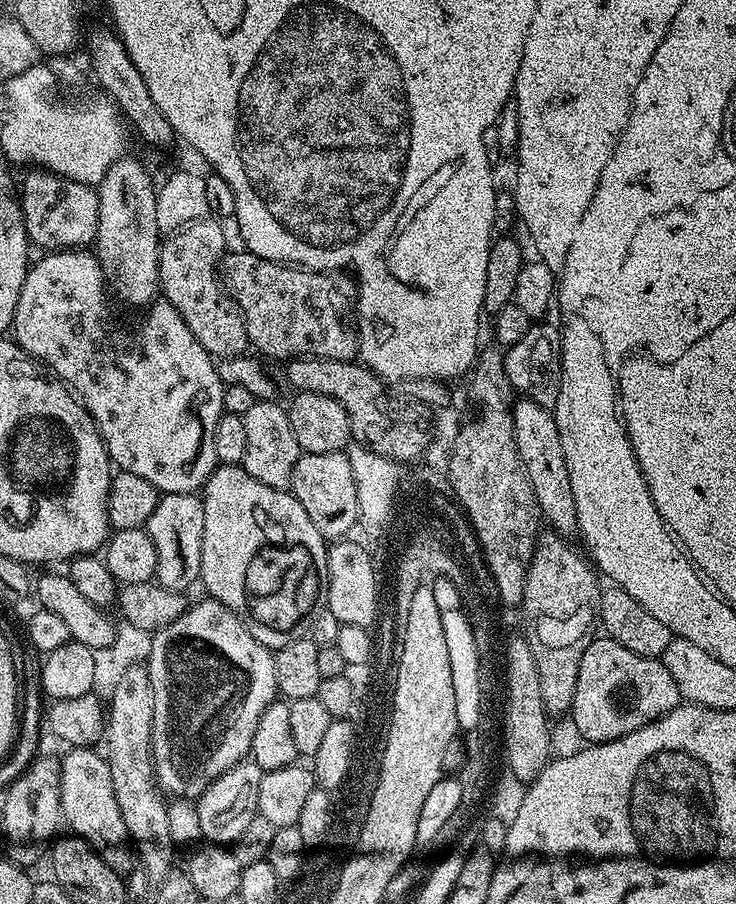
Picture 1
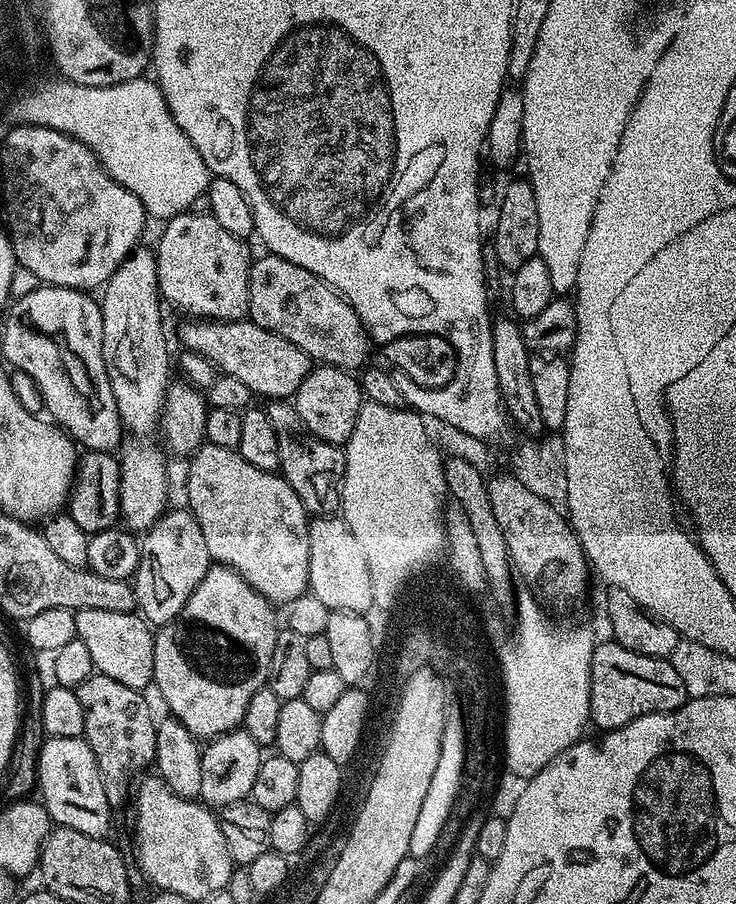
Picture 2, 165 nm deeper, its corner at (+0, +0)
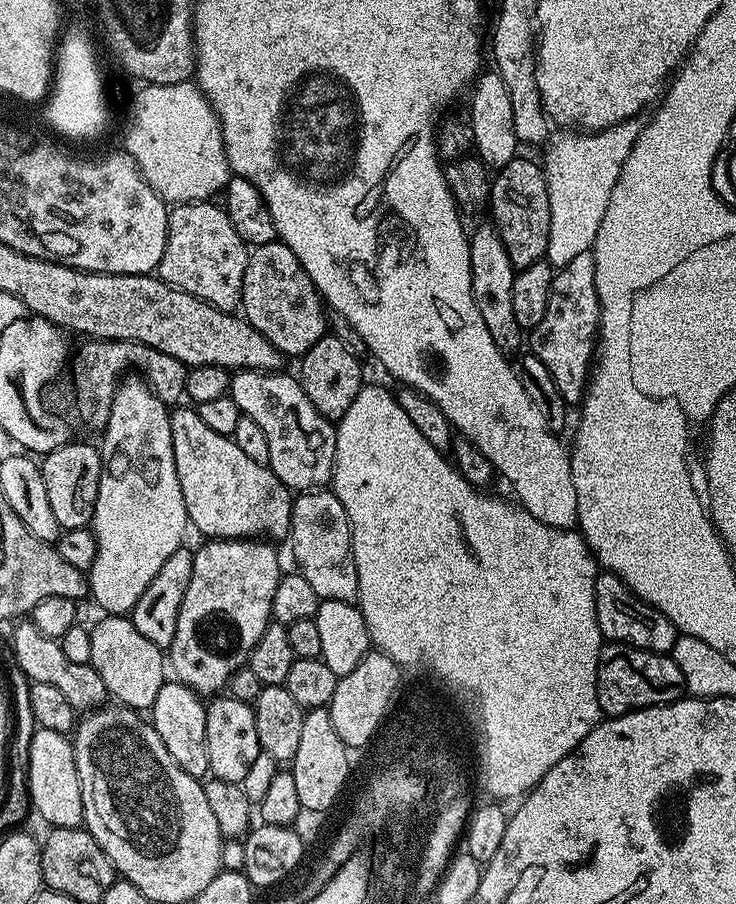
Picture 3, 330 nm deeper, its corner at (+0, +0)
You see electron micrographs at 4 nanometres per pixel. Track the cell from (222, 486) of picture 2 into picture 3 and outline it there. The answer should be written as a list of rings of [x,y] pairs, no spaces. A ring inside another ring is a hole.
[[[176,406],[170,412],[170,434],[174,442],[174,466],[178,470],[178,486],[182,486],[182,498],[186,502],[186,514],[188,515],[188,523],[193,529],[196,528],[201,532],[201,537],[215,538],[217,540],[242,540],[245,538],[276,538],[272,536],[289,535],[292,526],[292,501],[293,493],[272,473],[271,468],[267,464],[259,464],[253,462],[243,450],[238,450],[238,446],[234,443],[231,436],[223,436],[217,434],[215,430],[210,430],[210,426],[206,426],[206,422],[202,422],[202,418],[198,418],[195,407]]]

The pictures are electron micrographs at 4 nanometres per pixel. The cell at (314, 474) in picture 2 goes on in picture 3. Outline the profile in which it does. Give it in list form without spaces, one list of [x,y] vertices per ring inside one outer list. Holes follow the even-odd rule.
[[[236,370],[230,376],[230,395],[233,402],[238,406],[238,410],[250,418],[254,418],[254,422],[258,422],[258,427],[262,429],[262,434],[266,434],[266,443],[270,445],[270,458],[267,465],[271,468],[272,473],[280,479],[290,490],[295,490],[297,493],[310,492],[313,490],[320,490],[331,481],[332,471],[336,465],[336,429],[333,421],[327,420],[318,410],[314,410],[314,402],[310,402],[310,398],[306,398],[306,394],[302,390],[299,379],[295,375],[283,376],[283,371],[277,370],[275,372],[254,372],[251,370]]]

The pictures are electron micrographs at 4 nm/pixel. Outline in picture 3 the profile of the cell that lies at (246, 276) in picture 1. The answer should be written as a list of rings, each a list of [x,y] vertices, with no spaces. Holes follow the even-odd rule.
[[[279,239],[268,244],[253,247],[248,254],[246,274],[242,278],[242,294],[240,295],[240,308],[243,319],[254,326],[265,338],[279,350],[285,357],[299,358],[326,335],[326,305],[317,292],[310,274],[302,270],[302,262],[294,258],[294,250],[286,246]]]

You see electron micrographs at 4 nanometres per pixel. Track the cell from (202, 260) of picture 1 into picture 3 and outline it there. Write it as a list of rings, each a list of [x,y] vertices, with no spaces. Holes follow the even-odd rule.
[[[219,203],[178,204],[168,213],[168,241],[160,259],[158,276],[172,288],[182,290],[186,294],[194,294],[194,298],[223,312],[235,313],[240,308],[242,278],[246,274],[249,251],[249,245],[238,236],[238,231],[234,230],[225,209]]]

